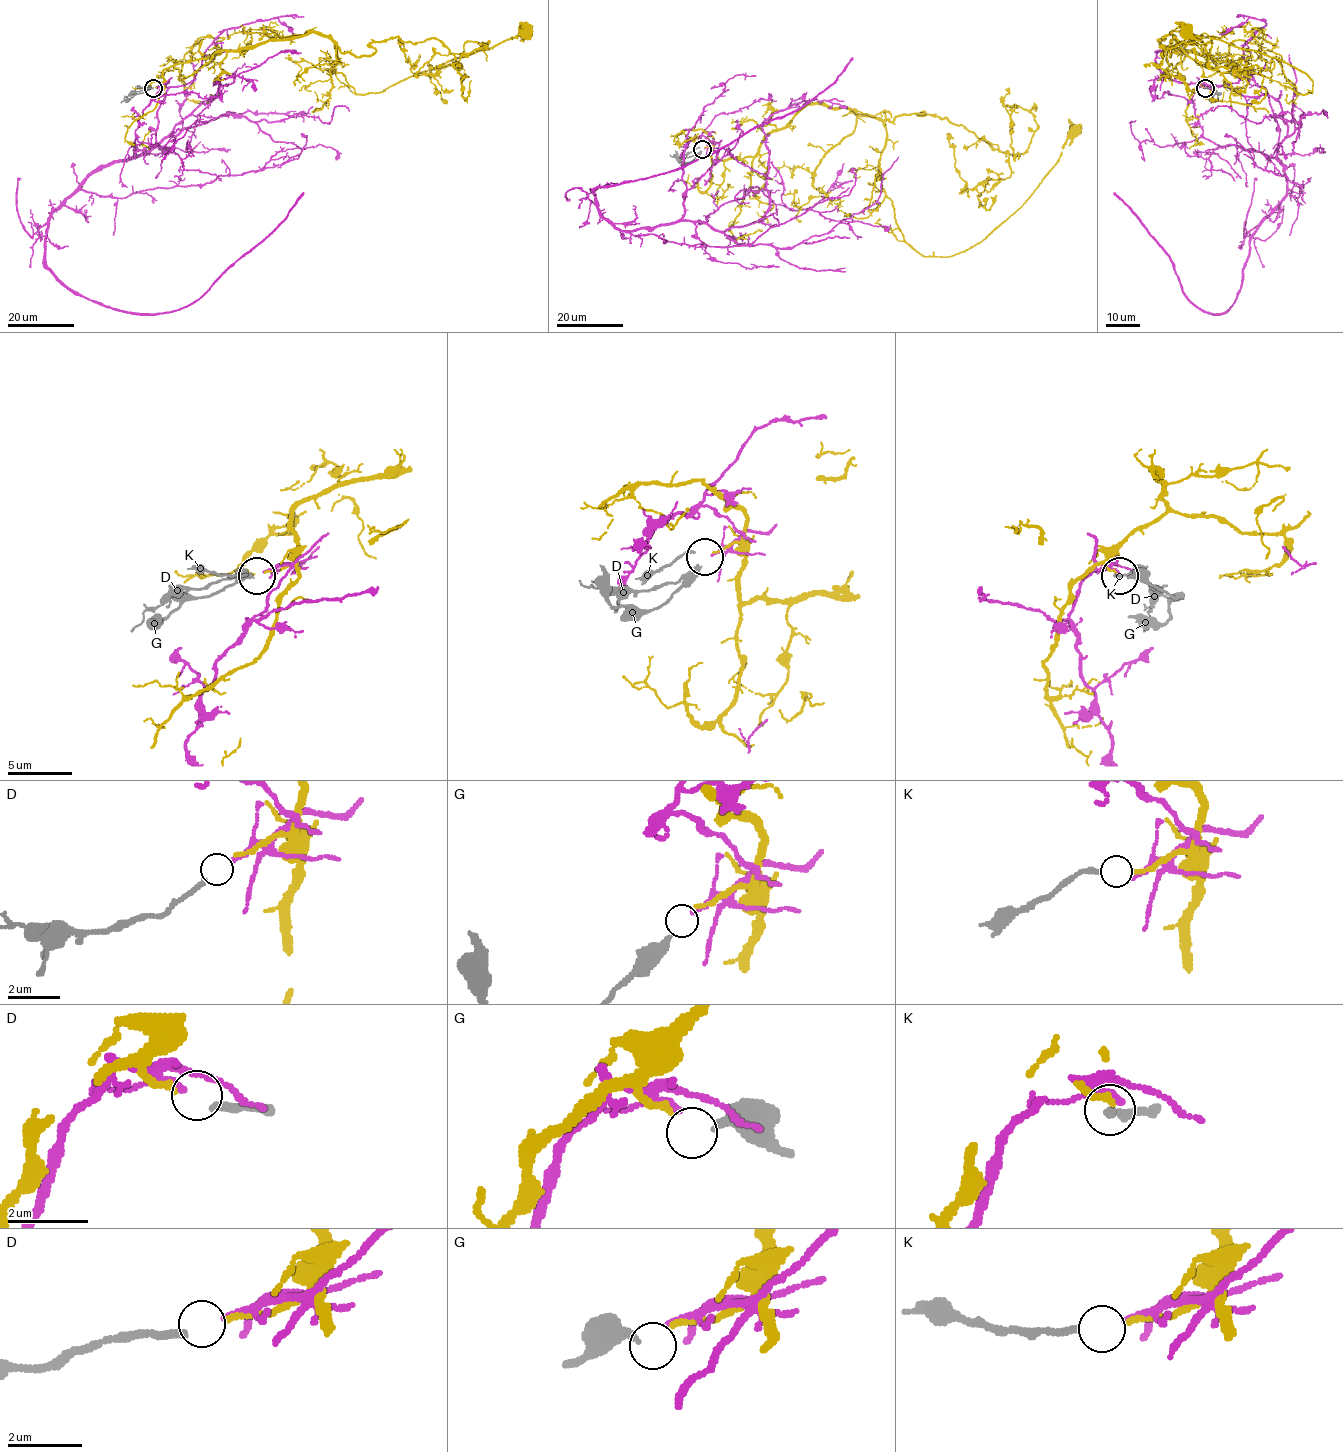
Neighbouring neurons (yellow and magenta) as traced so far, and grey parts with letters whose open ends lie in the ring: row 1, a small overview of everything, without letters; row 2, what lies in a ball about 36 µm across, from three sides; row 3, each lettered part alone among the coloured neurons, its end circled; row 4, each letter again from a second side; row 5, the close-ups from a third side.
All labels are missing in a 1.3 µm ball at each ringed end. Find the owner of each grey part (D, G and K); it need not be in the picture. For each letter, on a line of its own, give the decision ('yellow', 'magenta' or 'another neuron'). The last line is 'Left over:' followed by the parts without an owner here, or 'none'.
D: magenta
G: another neuron
K: yellow
Left over: G

